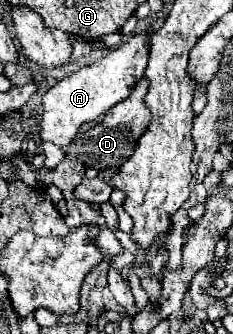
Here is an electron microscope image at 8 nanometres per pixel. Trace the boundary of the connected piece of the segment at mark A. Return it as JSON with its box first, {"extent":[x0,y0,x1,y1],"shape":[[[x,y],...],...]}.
{"extent":[39,33,149,147],"shape":[[[139,33],[133,35],[123,47],[117,51],[109,51],[97,63],[79,69],[77,73],[61,79],[43,95],[43,113],[39,123],[39,139],[51,141],[59,147],[65,147],[73,141],[81,125],[93,123],[101,119],[115,103],[125,99],[135,83],[145,75],[147,59],[149,59],[149,35]]]}

